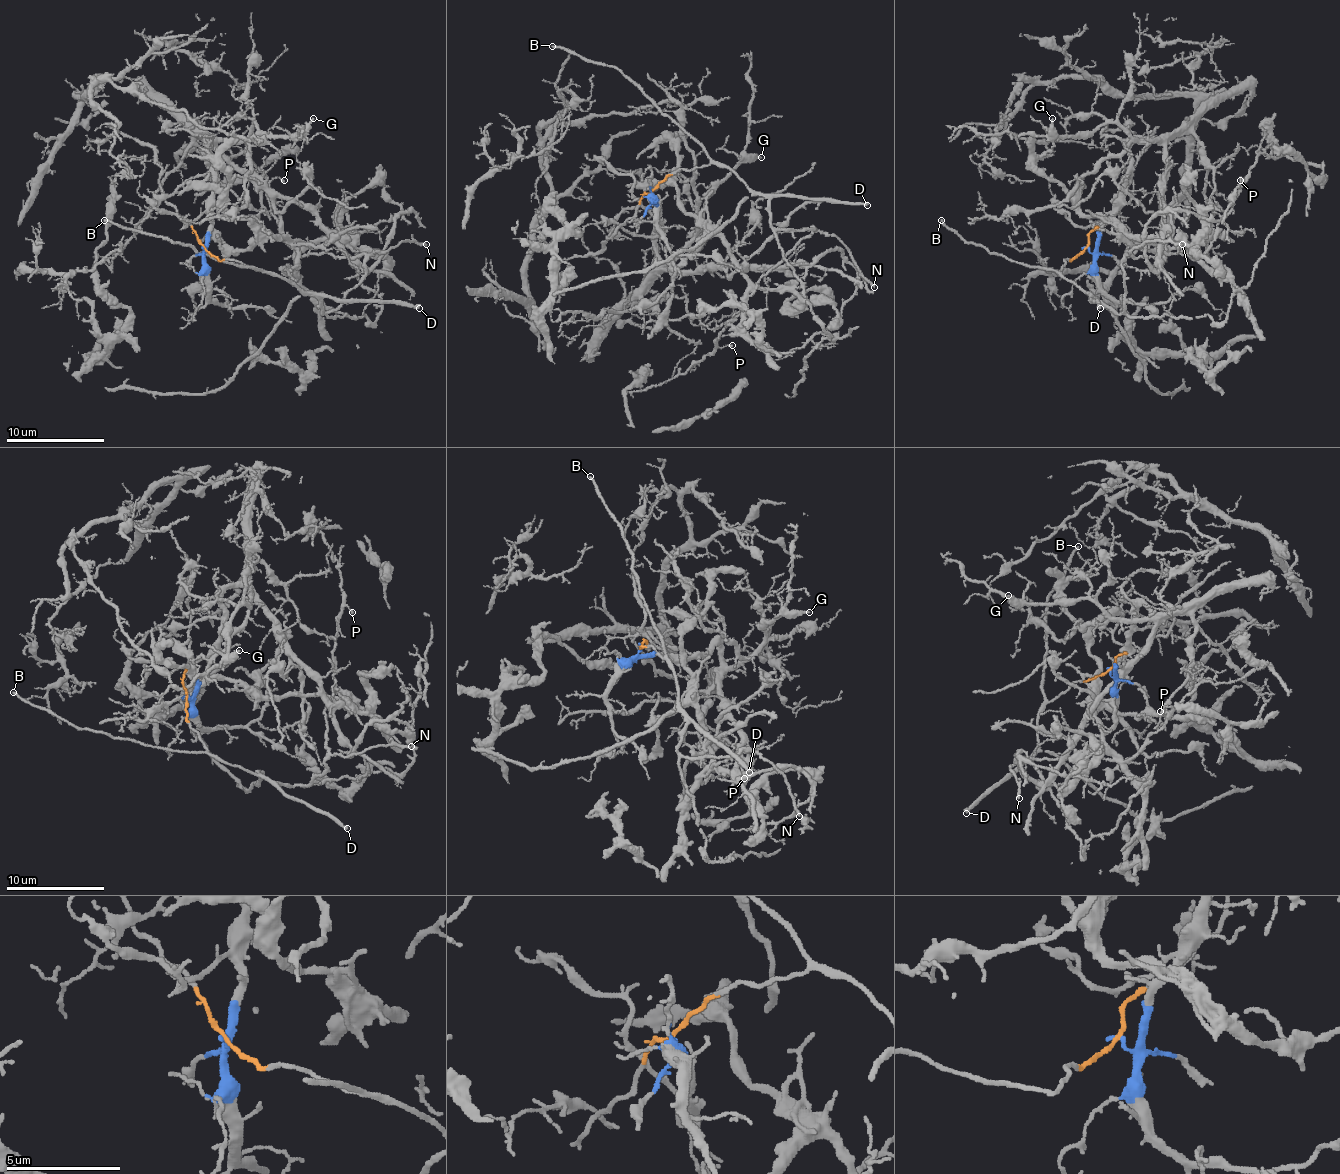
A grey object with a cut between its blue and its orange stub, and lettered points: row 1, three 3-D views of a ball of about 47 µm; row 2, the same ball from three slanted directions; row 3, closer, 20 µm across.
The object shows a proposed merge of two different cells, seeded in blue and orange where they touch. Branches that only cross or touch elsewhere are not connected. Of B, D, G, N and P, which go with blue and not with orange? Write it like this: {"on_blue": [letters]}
{"on_blue": ["G"]}

